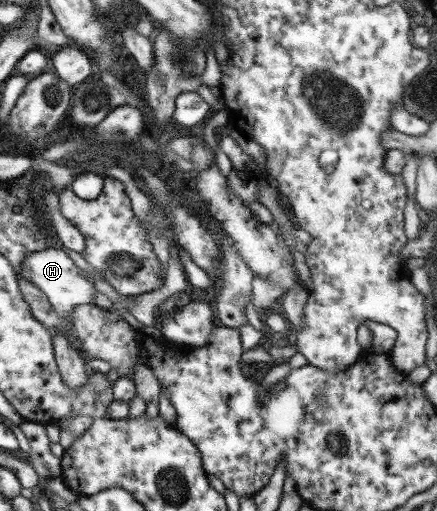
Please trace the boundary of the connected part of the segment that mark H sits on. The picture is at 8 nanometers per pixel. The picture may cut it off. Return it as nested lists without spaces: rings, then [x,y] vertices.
[[[47,248],[43,251],[33,251],[21,261],[21,271],[19,274],[29,280],[31,284],[39,288],[47,298],[52,309],[60,316],[71,314],[76,305],[94,304],[92,300],[95,297],[95,288],[85,278],[85,275],[79,271],[79,267],[73,263],[73,260],[60,249]]]

